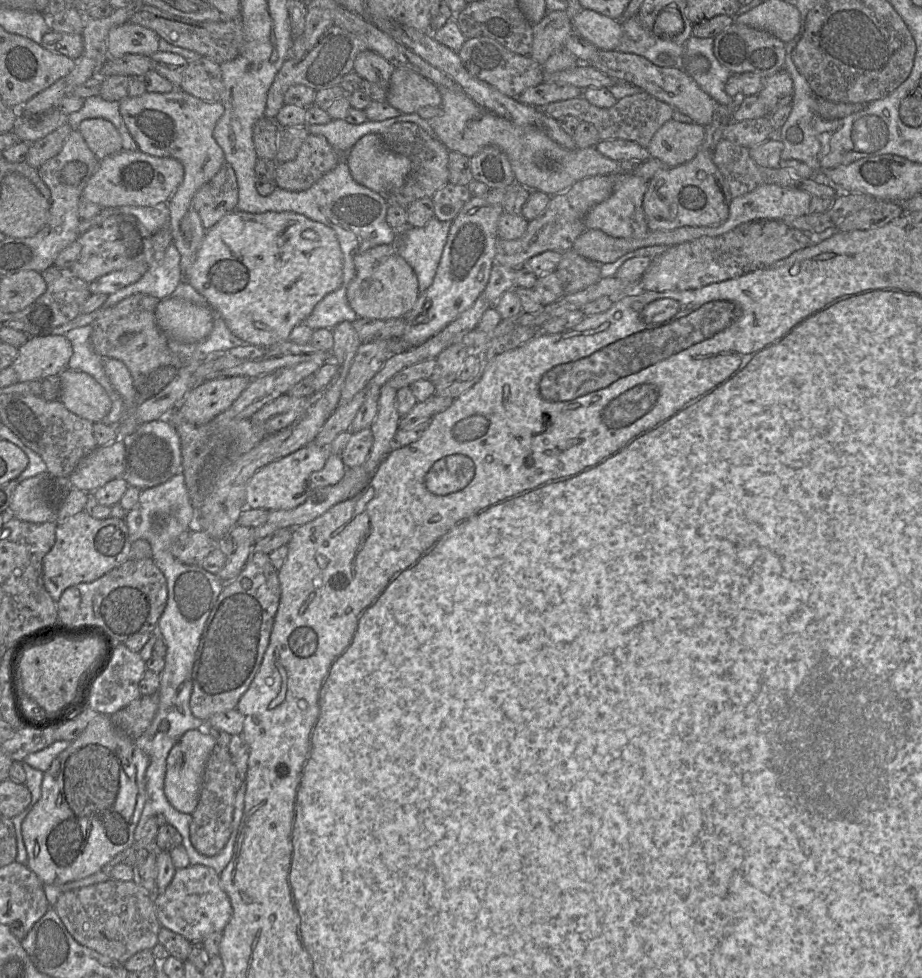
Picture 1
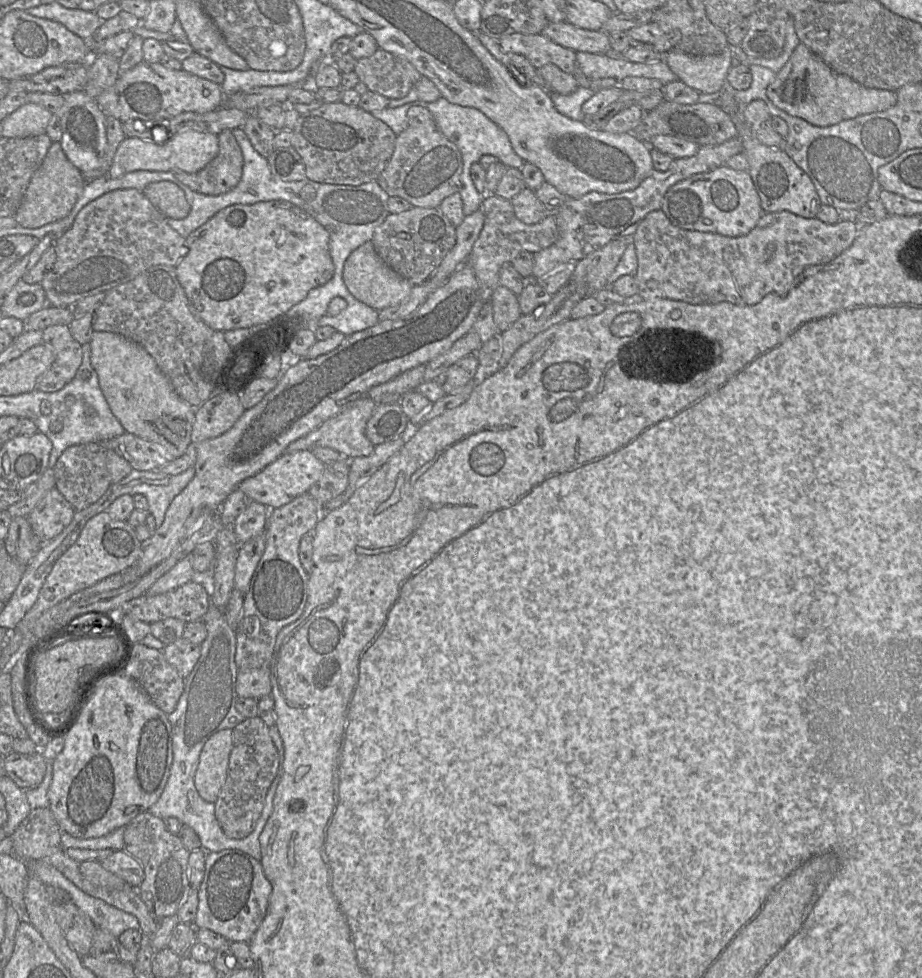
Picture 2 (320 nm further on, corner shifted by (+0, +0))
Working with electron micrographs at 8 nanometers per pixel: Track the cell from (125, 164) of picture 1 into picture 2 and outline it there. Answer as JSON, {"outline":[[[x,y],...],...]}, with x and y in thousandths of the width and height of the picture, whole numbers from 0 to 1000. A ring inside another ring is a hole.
{"outline":[[[214,132],[196,133],[179,147],[170,147],[148,140],[137,140],[126,154],[117,174],[117,180],[127,183],[138,177],[152,174],[189,176],[194,173],[202,177],[211,177],[228,168],[236,155],[236,137]]]}

